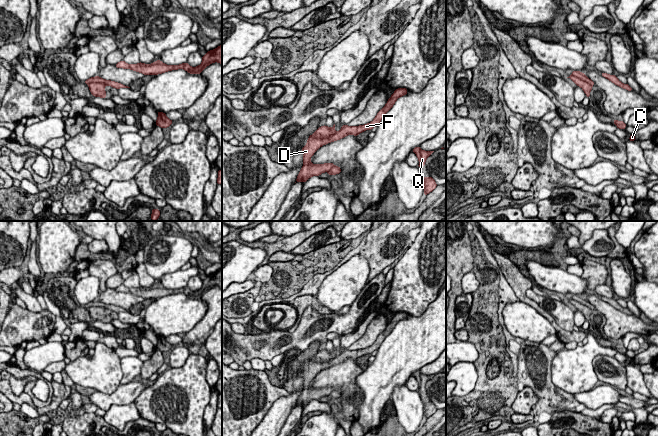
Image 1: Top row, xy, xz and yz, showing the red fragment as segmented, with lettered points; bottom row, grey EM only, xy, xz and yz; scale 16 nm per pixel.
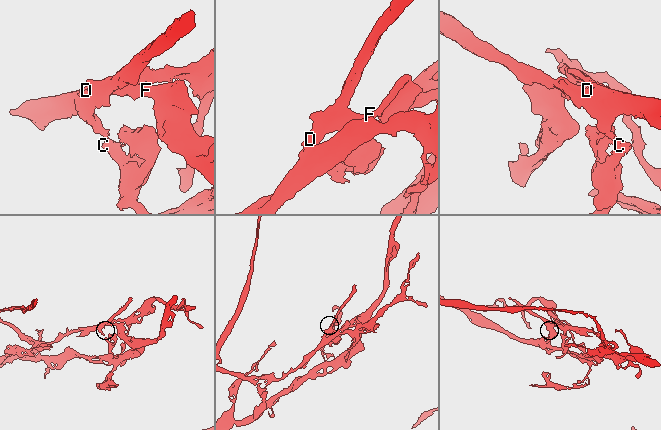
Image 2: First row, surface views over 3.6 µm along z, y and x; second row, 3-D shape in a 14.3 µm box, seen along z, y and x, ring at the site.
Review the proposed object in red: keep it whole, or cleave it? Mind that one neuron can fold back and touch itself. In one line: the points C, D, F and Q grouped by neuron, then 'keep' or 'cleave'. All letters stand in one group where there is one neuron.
C / D F Q | cleave

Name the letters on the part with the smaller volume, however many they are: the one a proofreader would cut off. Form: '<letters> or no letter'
C

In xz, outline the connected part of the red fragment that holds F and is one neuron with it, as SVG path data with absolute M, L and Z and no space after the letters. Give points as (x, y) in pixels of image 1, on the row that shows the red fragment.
M406 88L396 89L388 99L386 105L378 112L374 120L368 124L353 127L343 125L338 132L326 138L316 138L315 134L310 135L307 140L307 144L302 148L302 153L304 155L302 163L304 165L297 176L296 182L302 181L305 183L310 177L319 176L324 172L328 172L329 176L339 174L341 172L341 168L335 166L333 163L312 164L310 158L321 146L325 144L342 139L349 134L357 136L365 130L372 130L375 126L378 126L384 115L392 108L396 100L399 97L406 95L407 92L408 90Z

